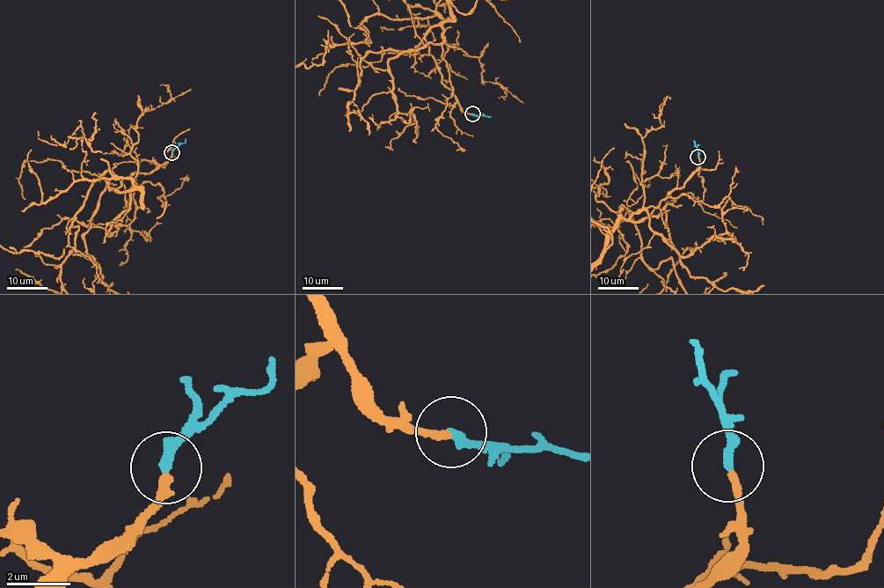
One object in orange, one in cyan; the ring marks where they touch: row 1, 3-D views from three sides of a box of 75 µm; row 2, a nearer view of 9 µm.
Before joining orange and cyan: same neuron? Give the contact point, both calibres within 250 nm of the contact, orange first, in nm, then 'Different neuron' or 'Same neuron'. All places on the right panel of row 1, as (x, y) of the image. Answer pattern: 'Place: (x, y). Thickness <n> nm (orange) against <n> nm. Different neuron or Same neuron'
Place: (697, 157). Thickness 240 nm (orange) against 300 nm. Same neuron

